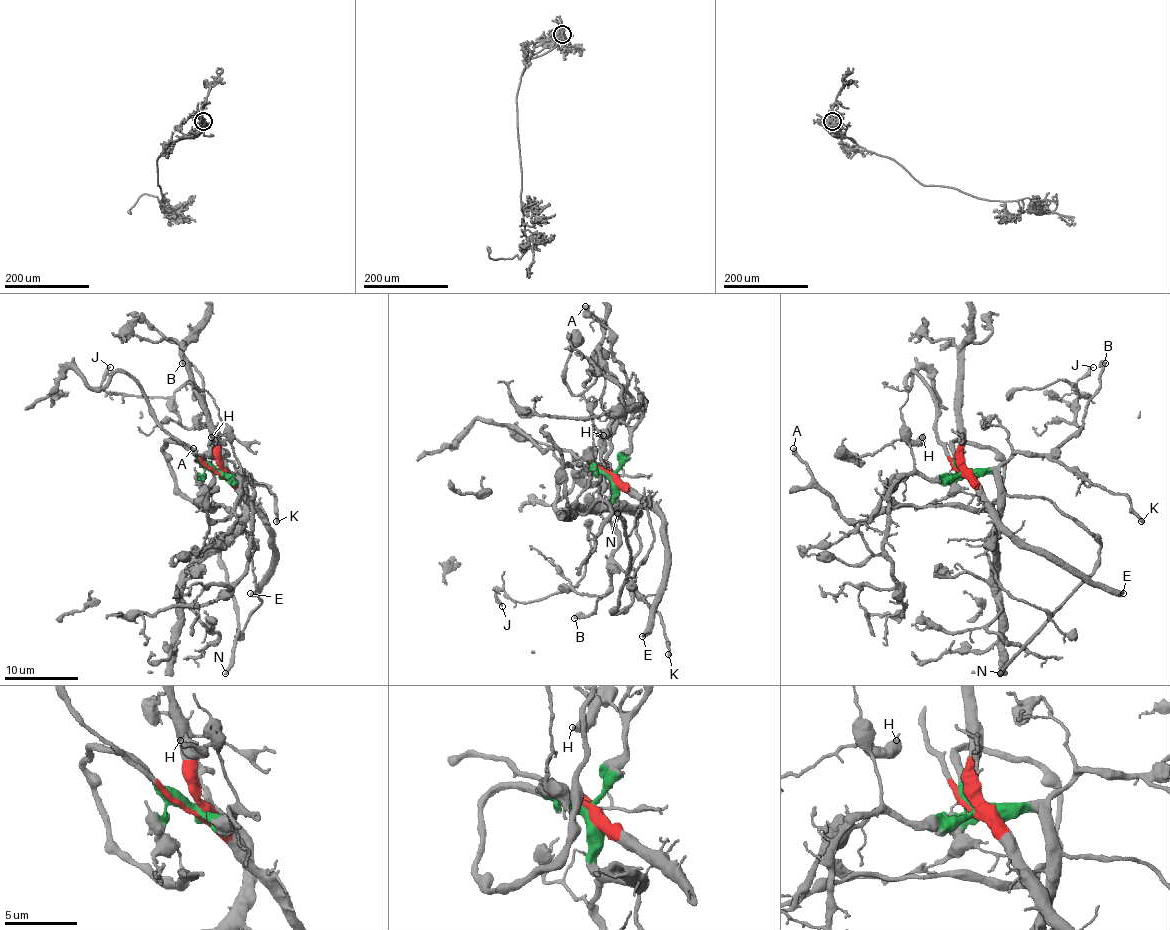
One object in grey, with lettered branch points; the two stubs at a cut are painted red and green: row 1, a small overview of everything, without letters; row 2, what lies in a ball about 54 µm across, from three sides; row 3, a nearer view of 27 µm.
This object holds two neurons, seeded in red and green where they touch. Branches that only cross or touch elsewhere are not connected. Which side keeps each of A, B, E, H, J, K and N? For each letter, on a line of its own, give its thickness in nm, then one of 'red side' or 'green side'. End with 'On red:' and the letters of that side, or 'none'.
A: 440 nm thick; green side
B: 400 nm thick; green side
E: 400 nm thick; red side
H: 500 nm thick; green side
J: 190 nm thick; green side
K: 240 nm thick; green side
N: 300 nm thick; green side
On red: E

